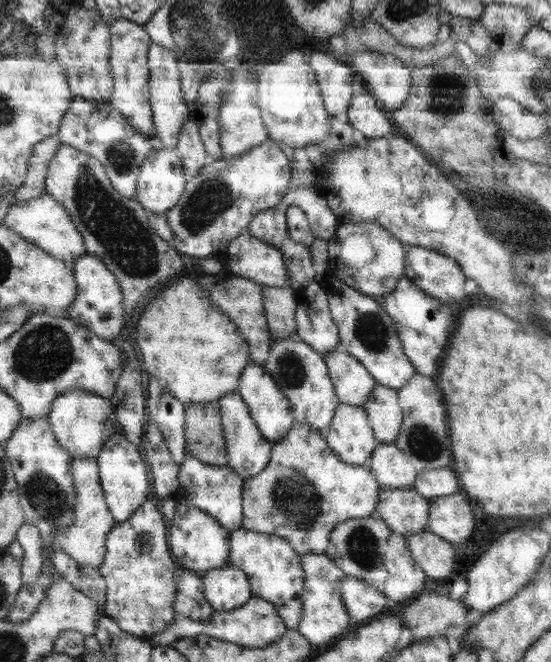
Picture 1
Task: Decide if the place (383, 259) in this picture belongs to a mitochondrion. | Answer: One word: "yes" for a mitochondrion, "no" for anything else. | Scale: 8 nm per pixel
no

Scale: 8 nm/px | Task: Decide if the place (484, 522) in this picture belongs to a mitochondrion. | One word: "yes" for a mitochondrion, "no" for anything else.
no

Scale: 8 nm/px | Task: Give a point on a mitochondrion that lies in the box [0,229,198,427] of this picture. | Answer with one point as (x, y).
(45, 352)

